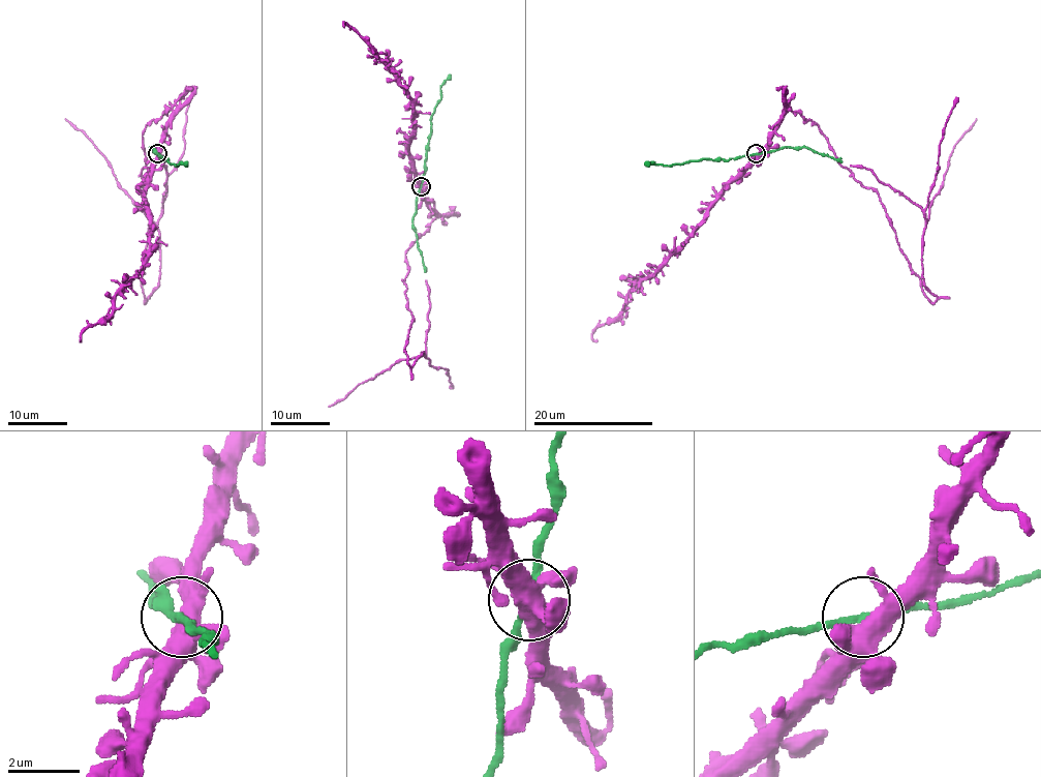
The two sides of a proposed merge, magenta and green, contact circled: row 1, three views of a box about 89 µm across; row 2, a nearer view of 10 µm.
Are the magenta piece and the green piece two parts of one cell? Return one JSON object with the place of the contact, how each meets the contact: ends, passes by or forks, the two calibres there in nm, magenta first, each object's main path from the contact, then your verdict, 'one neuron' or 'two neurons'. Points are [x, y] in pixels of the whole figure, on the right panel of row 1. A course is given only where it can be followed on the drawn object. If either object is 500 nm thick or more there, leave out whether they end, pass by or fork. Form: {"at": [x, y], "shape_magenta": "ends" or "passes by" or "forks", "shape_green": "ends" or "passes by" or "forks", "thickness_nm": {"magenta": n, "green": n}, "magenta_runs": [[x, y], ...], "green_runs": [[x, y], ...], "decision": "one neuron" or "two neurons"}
{"at": [756, 153], "shape_magenta": "forks", "shape_green": "passes by", "thickness_nm": {"magenta": 440, "green": 180}, "magenta_runs": [[757, 154], [787, 108], [810, 120], [836, 160], [878, 195], [934, 303], [921, 251], [928, 205], [976, 118]], "green_runs": [[756, 154], [668, 166], [644, 162]], "decision": "one neuron"}

